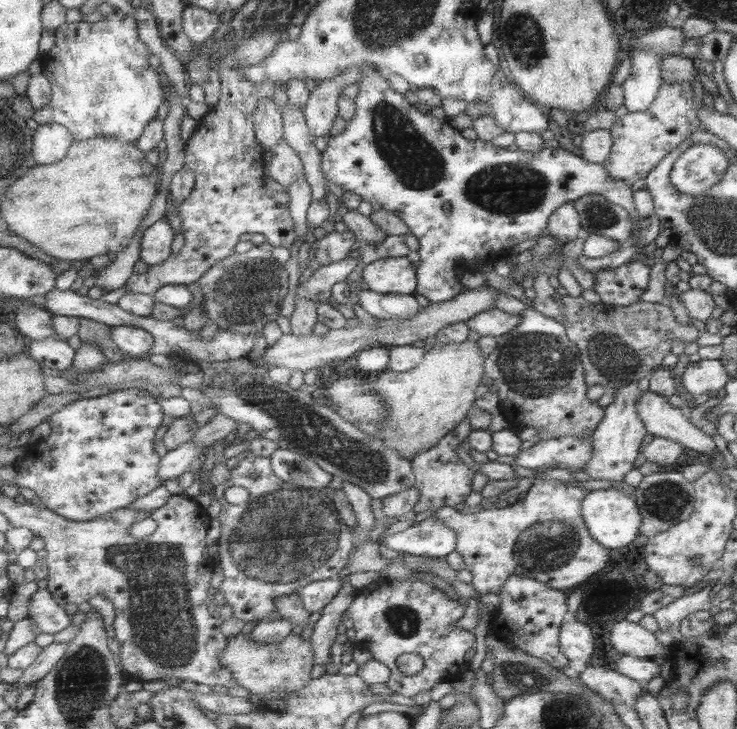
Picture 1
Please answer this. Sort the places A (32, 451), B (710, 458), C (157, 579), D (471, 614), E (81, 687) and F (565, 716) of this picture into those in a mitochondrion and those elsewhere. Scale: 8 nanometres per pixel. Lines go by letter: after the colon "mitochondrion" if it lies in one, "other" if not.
A: other
B: other
C: mitochondrion
D: other
E: mitochondrion
F: mitochondrion

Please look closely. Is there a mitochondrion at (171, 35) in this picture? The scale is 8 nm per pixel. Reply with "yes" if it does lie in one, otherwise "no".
no

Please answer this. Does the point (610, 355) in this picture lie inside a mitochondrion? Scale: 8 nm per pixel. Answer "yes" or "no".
yes

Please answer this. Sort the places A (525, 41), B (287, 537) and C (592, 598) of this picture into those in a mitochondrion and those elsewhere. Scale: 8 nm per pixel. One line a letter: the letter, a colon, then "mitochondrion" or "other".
A: mitochondrion
B: mitochondrion
C: other

